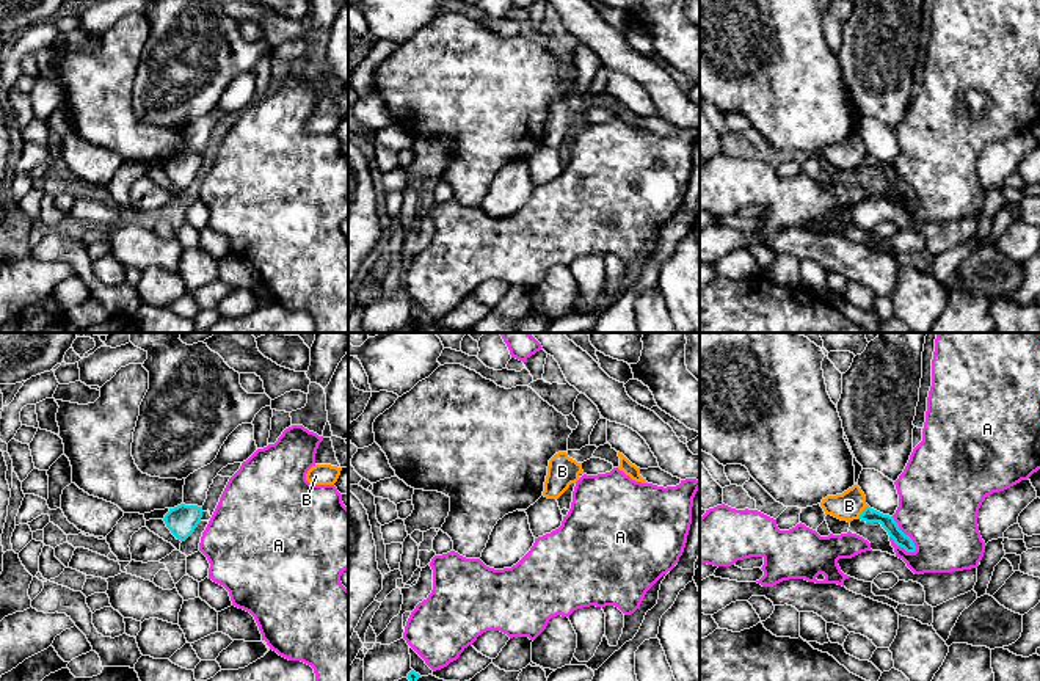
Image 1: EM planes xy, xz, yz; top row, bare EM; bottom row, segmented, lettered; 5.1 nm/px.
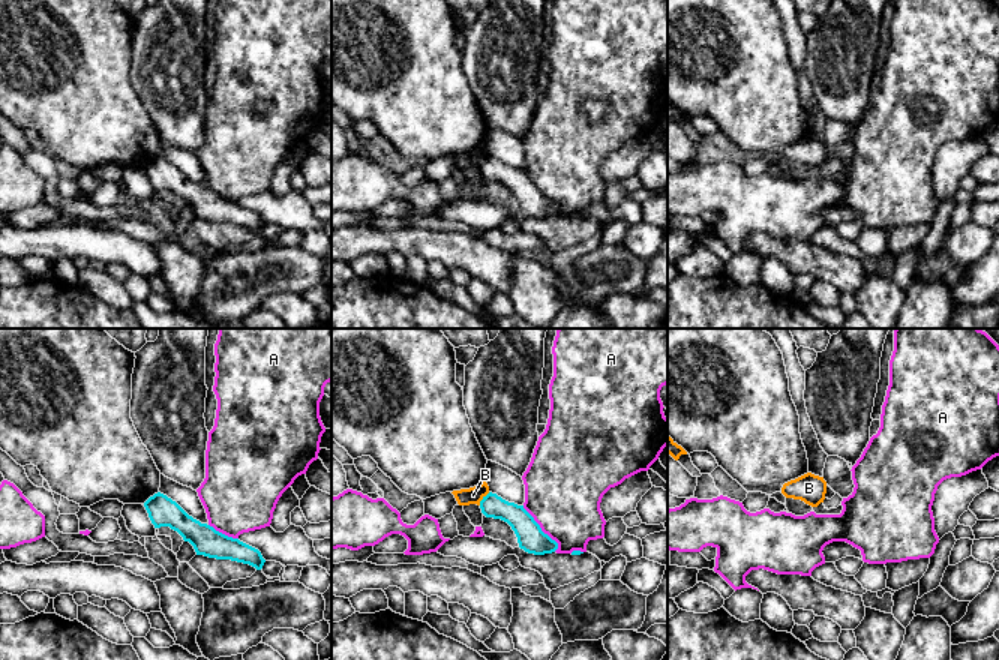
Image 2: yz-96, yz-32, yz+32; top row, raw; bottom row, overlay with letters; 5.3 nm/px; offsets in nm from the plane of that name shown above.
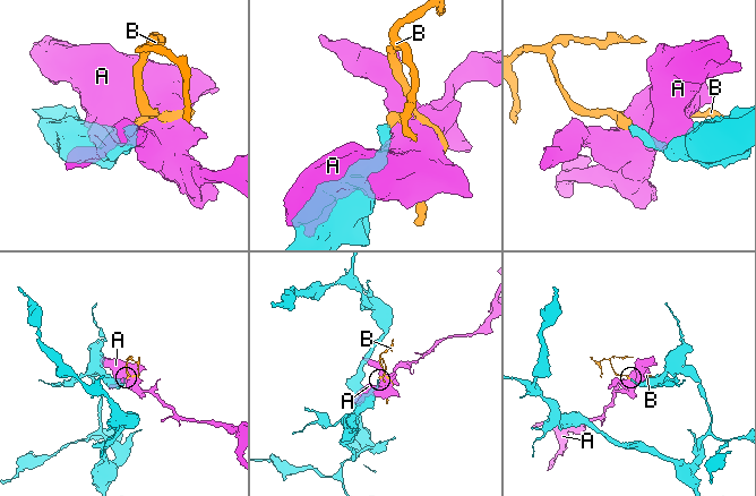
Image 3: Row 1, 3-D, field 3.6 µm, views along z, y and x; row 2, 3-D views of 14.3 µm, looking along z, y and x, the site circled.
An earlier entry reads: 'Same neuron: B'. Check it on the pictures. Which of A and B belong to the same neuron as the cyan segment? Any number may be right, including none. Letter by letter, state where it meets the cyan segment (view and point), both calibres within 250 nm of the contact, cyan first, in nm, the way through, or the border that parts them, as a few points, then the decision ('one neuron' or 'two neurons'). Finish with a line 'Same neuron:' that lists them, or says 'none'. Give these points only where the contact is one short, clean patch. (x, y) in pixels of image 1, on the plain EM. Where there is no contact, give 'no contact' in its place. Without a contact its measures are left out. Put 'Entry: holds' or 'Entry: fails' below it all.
A: meets cyan in yz at (907, 184); 80 nm thick on the cyan side, 420 nm on the other; two neurons
B: meets cyan in yz at (863, 160); 80 nm thick on the cyan side, 150 nm on the other; border along yz (868, 154), (857, 167); two neurons
Same neuron: none
Entry: fails

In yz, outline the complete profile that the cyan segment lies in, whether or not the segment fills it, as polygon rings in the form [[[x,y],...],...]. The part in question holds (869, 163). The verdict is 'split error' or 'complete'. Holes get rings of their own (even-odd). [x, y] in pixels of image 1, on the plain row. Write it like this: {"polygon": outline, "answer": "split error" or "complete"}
{"polygon": [[[867,154],[858,168],[866,171],[880,171],[897,195],[904,196],[907,201],[916,199],[913,188],[899,177],[893,165],[883,163]]], "answer": "complete"}

